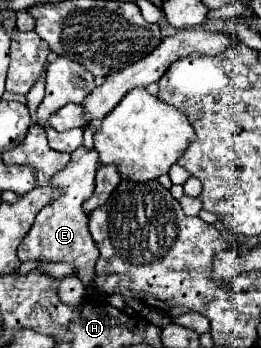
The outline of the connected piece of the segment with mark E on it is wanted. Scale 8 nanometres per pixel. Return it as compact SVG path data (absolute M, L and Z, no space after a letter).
M79 147L71 153L71 161L65 165L63 171L59 171L53 179L53 183L63 191L55 203L43 207L37 213L37 219L23 239L23 243L17 249L17 255L21 261L67 261L77 269L79 279L83 279L85 285L89 285L95 277L95 261L97 261L97 247L89 235L89 219L83 213L83 201L93 195L95 187L95 171L99 153L95 149Z

